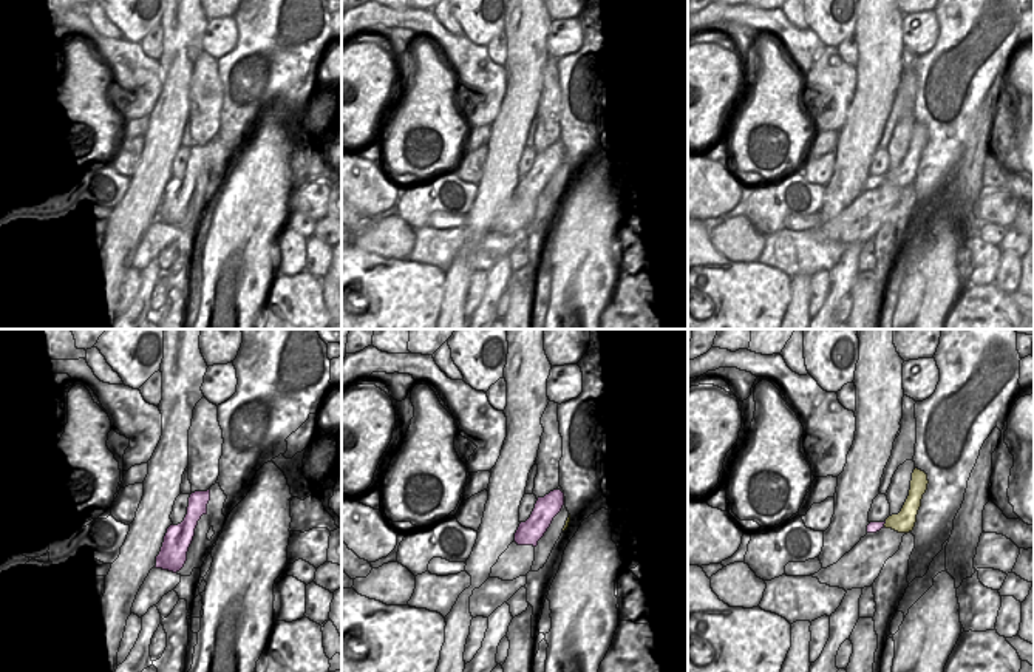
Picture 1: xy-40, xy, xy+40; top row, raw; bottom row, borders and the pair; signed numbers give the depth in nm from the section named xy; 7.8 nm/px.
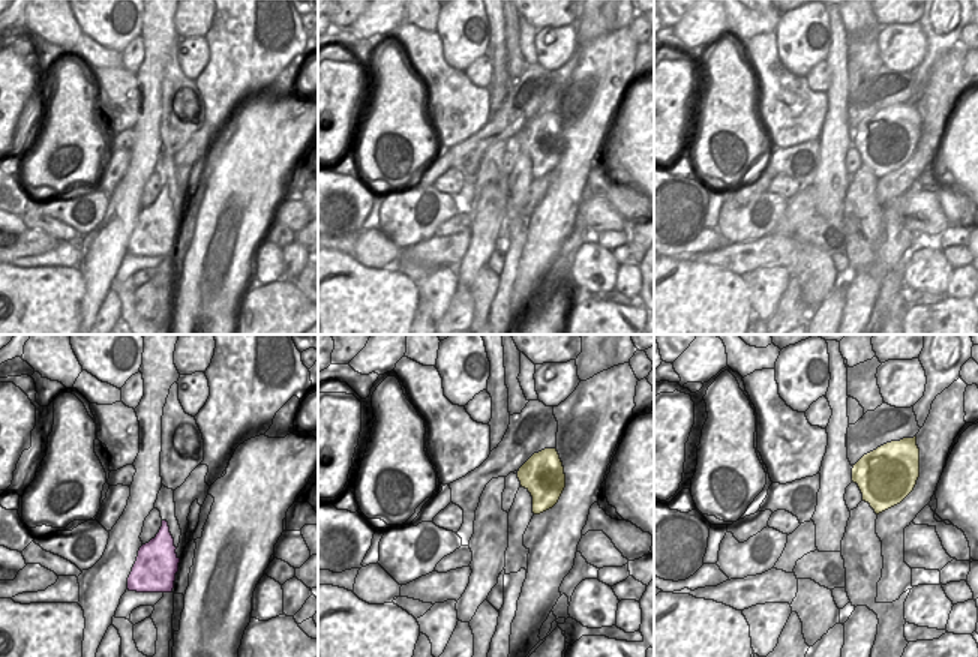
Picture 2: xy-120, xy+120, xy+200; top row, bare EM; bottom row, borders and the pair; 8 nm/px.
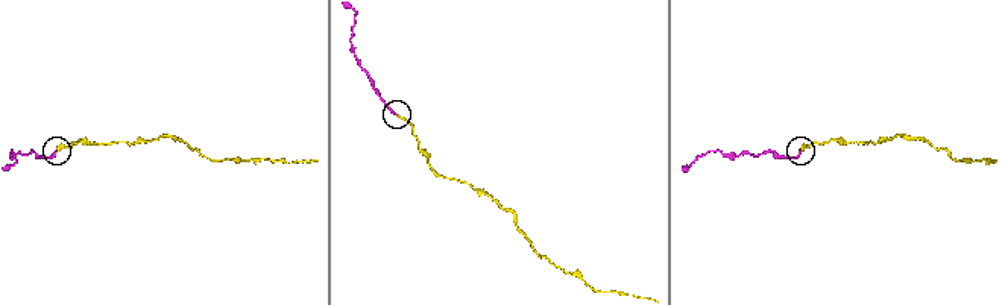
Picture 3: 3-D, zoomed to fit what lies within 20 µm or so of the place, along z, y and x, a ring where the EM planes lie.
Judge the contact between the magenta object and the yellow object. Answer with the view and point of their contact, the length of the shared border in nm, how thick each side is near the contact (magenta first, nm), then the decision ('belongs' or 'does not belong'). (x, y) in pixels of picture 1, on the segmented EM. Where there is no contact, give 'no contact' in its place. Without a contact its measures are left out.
xy+40 (884, 522) | 60 nm | 90/170 nm | belongs

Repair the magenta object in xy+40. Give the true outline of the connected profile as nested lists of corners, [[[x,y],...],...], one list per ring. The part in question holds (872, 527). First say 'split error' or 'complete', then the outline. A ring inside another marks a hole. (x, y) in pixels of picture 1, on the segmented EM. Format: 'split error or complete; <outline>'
split error; [[[918,468],[912,473],[909,496],[898,514],[889,516],[884,522],[870,522],[867,533],[876,533],[881,528],[892,528],[898,533],[909,533],[913,530],[917,514],[921,507],[923,494],[927,490],[927,474]]]

